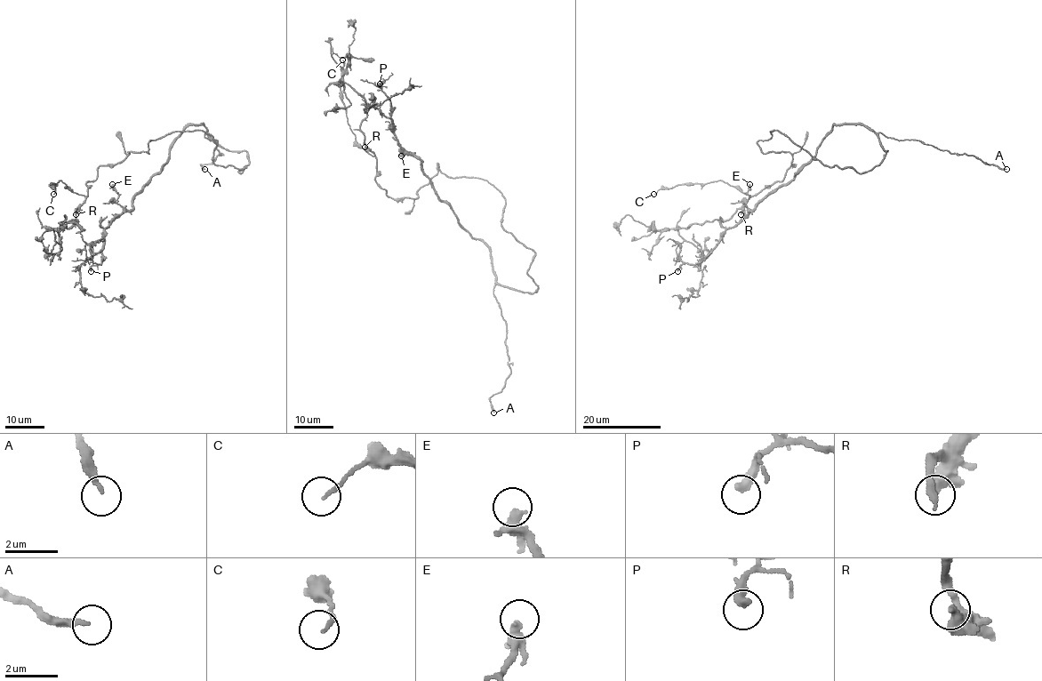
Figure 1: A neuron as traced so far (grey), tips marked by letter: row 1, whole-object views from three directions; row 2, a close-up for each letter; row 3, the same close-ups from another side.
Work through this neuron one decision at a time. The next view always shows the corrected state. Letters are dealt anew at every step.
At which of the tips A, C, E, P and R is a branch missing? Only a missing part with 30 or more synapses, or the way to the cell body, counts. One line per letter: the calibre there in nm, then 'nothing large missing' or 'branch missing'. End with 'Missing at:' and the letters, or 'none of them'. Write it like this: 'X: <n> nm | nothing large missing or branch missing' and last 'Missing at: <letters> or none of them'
A: 180 nm | branch missing
C: 130 nm | nothing large missing
E: 280 nm | nothing large missing
P: 380 nm | branch missing
R: 400 nm | nothing large missing
Missing at: A, P

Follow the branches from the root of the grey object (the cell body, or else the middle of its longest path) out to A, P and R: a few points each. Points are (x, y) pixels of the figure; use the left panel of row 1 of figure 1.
A: (240, 168), (248, 155), (220, 148), (206, 132), (221, 154), (204, 169)
P: (240, 168), (244, 150), (188, 125), (132, 208), (106, 227), (91, 271)
R: (240, 168), (213, 163), (216, 140), (202, 130), (171, 132), (150, 140), (148, 154), (100, 166), (76, 214)

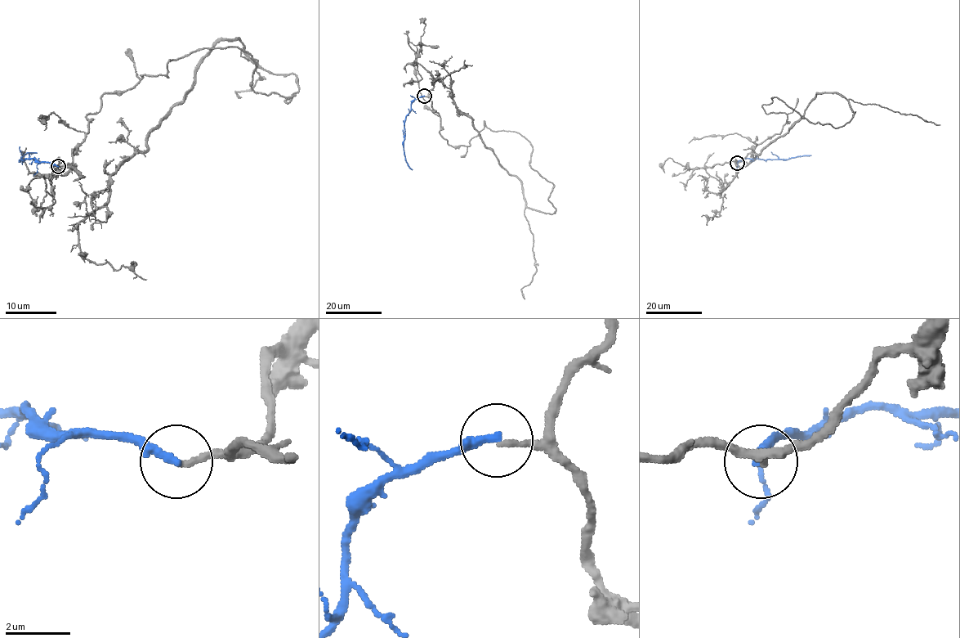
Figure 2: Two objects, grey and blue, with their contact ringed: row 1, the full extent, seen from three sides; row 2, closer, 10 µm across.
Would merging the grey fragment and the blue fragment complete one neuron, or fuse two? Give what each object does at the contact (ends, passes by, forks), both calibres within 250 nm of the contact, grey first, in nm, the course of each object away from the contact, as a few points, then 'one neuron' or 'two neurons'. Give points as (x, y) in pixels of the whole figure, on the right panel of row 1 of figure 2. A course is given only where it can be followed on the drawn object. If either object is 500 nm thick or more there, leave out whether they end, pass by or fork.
grey ends there; blue ends there; 170 nm thick on the grey side, 280 nm on the other; grey runs (737, 163), (788, 122), (765, 112), (774, 97), (835, 128), (855, 112), (817, 92), (742, 166), (707, 224); blue runs (737, 163), (746, 158), (783, 159), (810, 155); two neurons

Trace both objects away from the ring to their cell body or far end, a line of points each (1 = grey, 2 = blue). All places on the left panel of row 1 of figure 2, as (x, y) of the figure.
1: (59, 167), (170, 60), (241, 48), (287, 103), (295, 76), (222, 39), (113, 172), (79, 249), (147, 279)
2: (57, 167), (34, 158), (20, 160), (27, 152), (37, 152)

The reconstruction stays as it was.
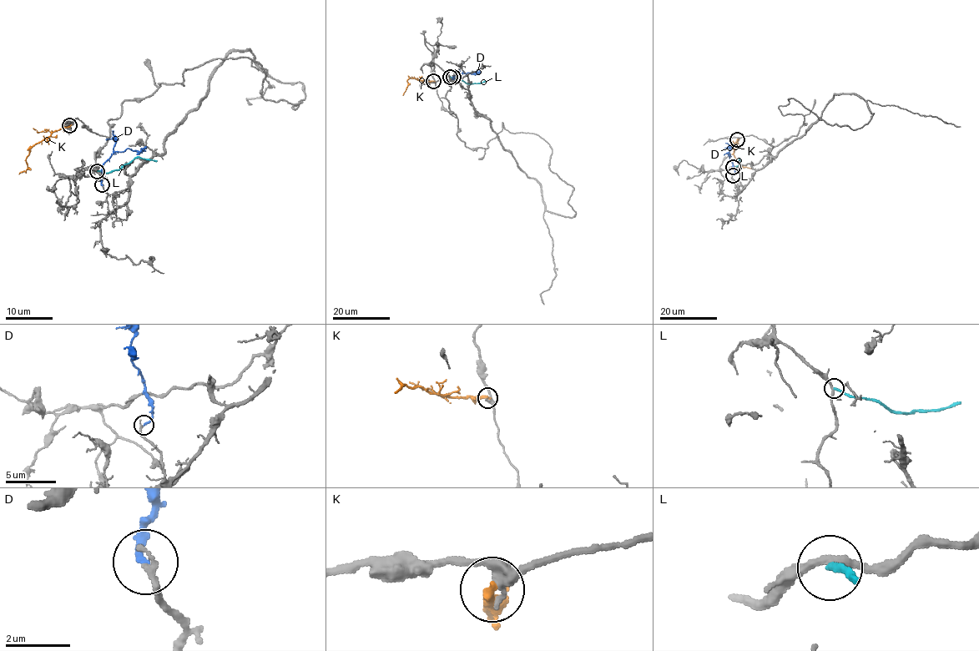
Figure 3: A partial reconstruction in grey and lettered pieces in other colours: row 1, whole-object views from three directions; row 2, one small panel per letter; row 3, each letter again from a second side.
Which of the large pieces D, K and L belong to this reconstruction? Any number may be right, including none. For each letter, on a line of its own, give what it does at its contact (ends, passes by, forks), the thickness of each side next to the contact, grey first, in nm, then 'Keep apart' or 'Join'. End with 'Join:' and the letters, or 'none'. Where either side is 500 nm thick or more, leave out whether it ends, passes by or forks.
D: It ends there. Thickness 240 nm (grey) against 200 nm. Join
K: It ends there. Thickness 360 nm (grey) against 320 nm. Keep apart
L: It ends there. Thickness 240 nm (grey) against 220 nm. Keep apart
Join: D

